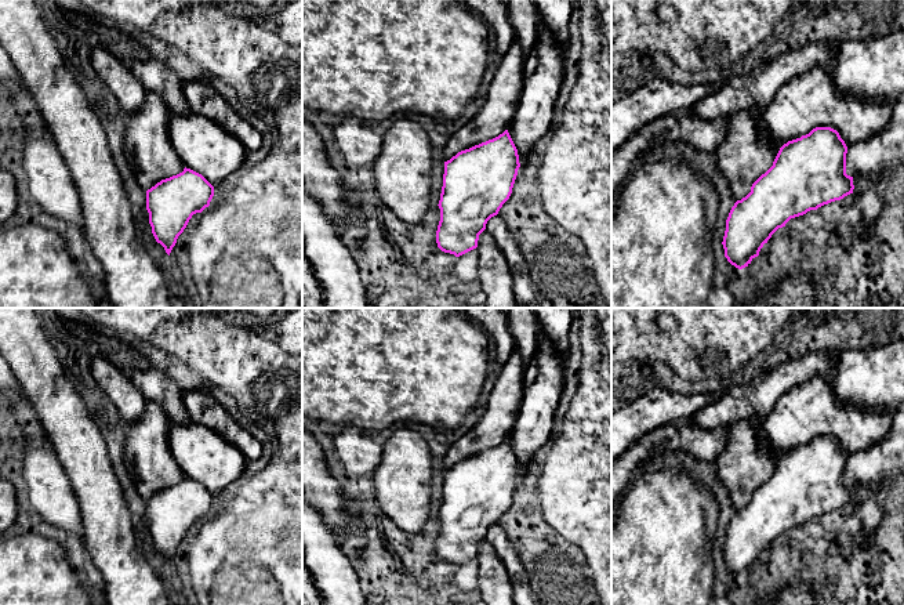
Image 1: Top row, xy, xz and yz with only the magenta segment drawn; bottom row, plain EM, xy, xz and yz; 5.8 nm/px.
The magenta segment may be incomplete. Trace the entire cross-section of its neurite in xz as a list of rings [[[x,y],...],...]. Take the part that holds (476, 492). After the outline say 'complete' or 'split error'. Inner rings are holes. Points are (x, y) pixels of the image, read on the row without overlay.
[[[508,439],[444,471],[436,540],[442,561],[460,566],[478,557],[487,530],[509,508],[519,477]]] | complete

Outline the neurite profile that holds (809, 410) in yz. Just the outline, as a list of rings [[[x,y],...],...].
[[[817,376],[788,391],[762,421],[762,448],[781,454],[809,443],[816,436],[836,439],[846,456],[872,448],[892,427],[894,410],[860,410],[841,403],[831,391],[829,376]]]

